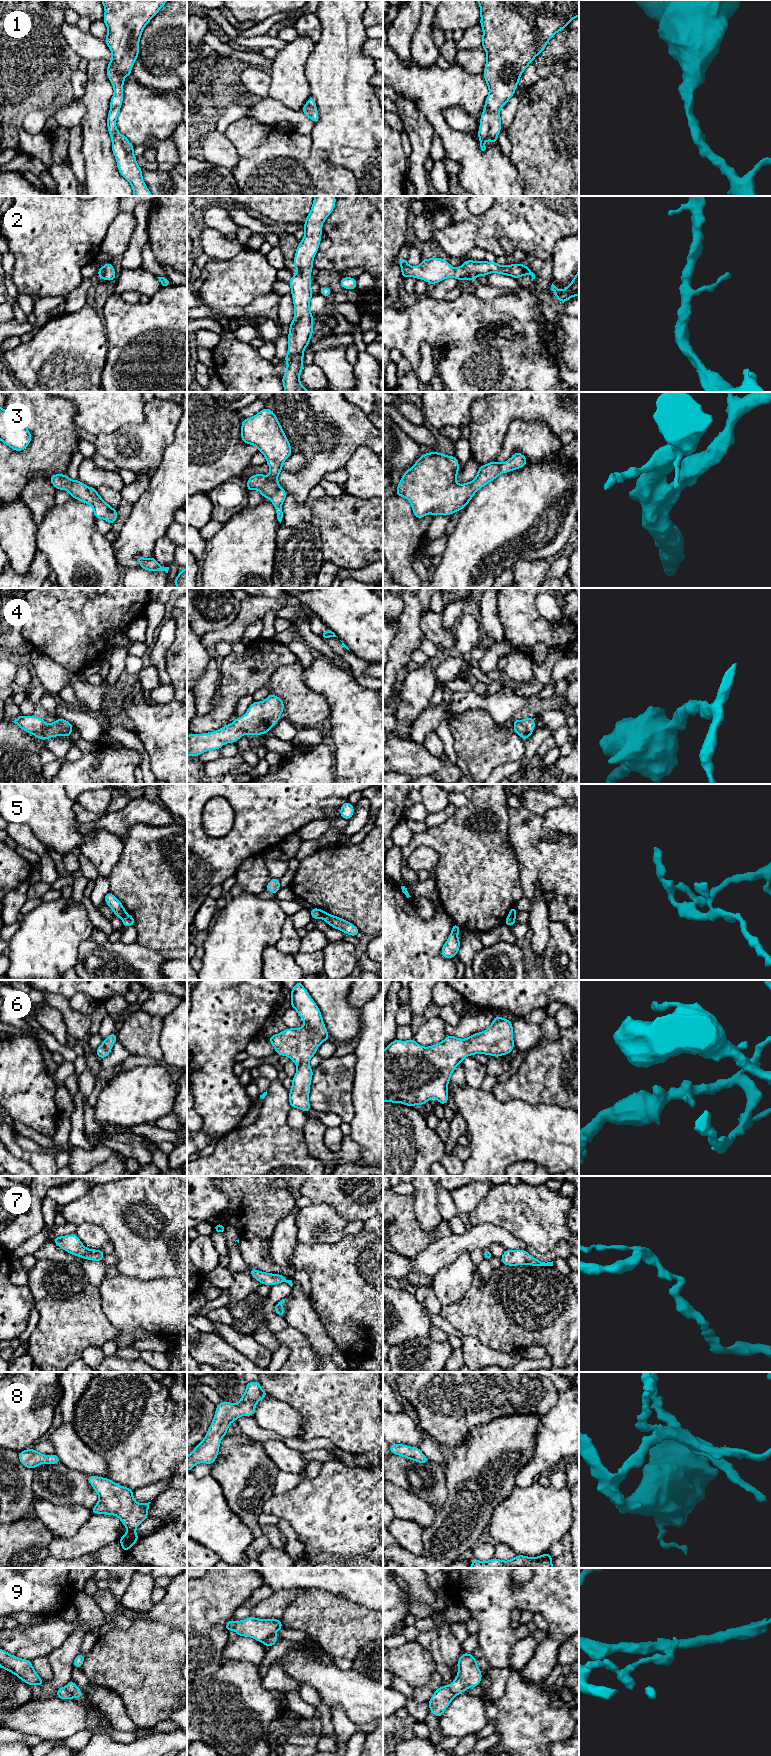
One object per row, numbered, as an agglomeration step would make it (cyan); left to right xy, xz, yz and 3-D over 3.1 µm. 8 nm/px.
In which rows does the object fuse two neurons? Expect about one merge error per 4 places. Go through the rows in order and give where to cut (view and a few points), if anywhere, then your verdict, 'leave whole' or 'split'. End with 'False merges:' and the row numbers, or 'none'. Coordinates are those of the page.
1: no cut | leave whole
2: no cut | leave whole
3: no cut | leave whole
4: no cut | leave whole
5: xz (318, 909), (321, 916) | split
6: no cut | leave whole
7: no cut | leave whole
8: no cut | leave whole
9: xy (65, 1686), (74, 1697) | split
False merges: 5, 9

